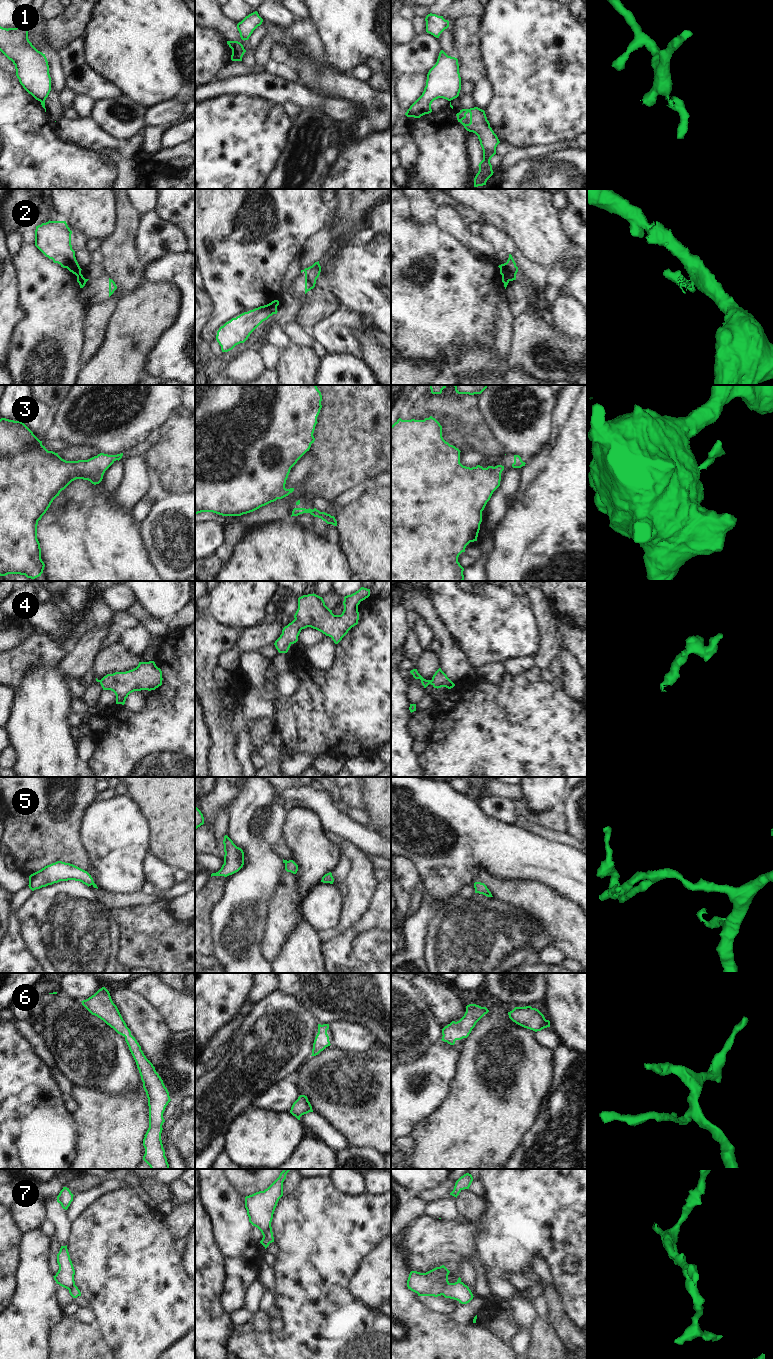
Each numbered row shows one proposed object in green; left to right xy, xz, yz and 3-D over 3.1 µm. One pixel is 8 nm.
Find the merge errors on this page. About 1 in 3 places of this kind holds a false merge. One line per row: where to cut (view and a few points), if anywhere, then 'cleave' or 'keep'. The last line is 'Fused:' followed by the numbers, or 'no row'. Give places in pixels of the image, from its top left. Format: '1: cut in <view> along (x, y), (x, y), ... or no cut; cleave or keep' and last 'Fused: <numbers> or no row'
1: cut in xy along (44, 99), (41, 102); cleave
2: cut in yz along (502, 274), (509, 280); cleave
3: no cut; keep
4: no cut; keep
5: no cut; keep
6: no cut; keep
7: cut in yz along (450, 1283), (445, 1287), (442, 1294); cleave
Fused: 1, 2, 7

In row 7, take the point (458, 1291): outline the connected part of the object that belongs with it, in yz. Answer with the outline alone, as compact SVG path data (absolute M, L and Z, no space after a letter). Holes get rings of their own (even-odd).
M461 1281L448 1284L443 1291L443 1296L457 1300L461 1304L469 1303L474 1297L469 1287Z

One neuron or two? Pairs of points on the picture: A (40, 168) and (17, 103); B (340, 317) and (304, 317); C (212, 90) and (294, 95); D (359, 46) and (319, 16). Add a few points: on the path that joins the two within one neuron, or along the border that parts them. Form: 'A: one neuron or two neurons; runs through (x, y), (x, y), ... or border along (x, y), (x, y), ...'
A: one neuron; runs through (24, 152), (17, 145), (17, 119)
B: two neurons; border along (337, 308), (308, 331)
C: one neuron; runs through (232, 86), (262, 86), (267, 91), (274, 91)
D: one neuron; runs through (349, 36), (329, 16)

